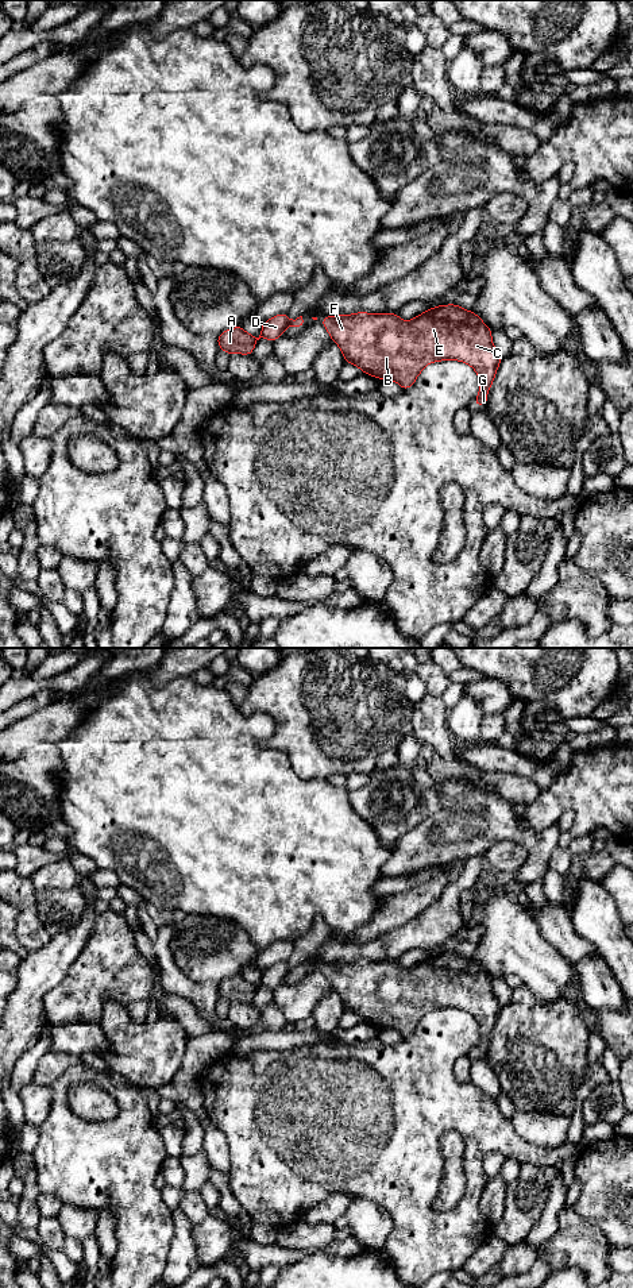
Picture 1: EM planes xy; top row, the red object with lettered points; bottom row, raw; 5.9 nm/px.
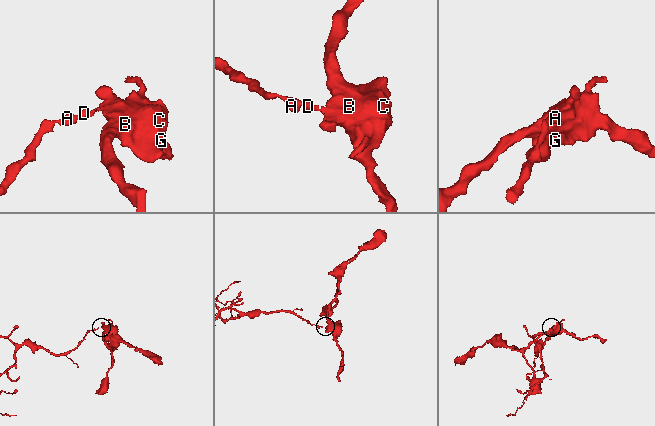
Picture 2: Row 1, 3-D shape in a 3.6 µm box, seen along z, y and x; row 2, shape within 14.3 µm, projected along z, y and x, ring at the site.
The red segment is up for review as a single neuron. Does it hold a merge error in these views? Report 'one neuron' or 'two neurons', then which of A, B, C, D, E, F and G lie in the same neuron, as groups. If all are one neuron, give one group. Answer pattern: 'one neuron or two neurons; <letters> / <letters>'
two neurons; A D / B C E F G

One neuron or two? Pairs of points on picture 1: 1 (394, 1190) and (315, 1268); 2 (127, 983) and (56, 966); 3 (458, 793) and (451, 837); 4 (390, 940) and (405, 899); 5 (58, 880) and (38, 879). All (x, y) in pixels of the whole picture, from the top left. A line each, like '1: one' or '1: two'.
1: two
2: two
3: two
4: two
5: one

